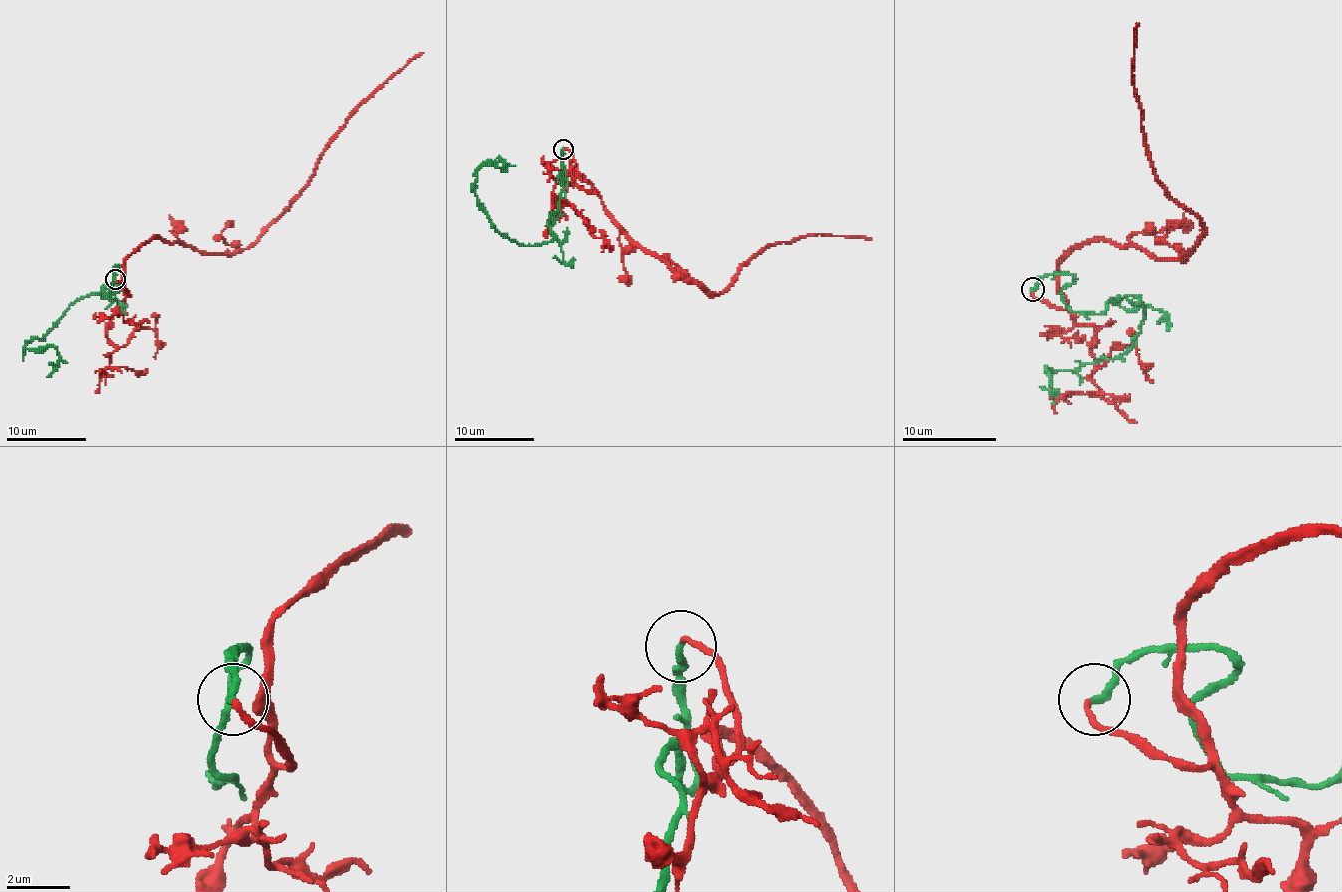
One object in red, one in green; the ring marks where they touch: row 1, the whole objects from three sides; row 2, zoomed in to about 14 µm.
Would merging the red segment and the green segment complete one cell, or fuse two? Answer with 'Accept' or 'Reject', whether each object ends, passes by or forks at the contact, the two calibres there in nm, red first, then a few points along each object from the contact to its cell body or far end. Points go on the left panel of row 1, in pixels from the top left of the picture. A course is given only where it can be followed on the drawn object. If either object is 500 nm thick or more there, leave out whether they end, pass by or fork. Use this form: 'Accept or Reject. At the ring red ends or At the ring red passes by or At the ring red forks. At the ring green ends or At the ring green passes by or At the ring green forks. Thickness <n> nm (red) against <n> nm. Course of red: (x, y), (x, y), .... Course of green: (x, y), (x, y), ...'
Accept. At the ring red ends. At the ring green ends. Thickness 150 nm (red) against 220 nm. Course of red: (115, 279), (127, 297), (125, 259), (153, 237), (207, 253), (247, 249), (307, 185), (329, 139), (423, 53). Course of green: (115, 279), (119, 267), (111, 301), (103, 291), (81, 297), (25, 347), (53, 347), (59, 361), (47, 377)

